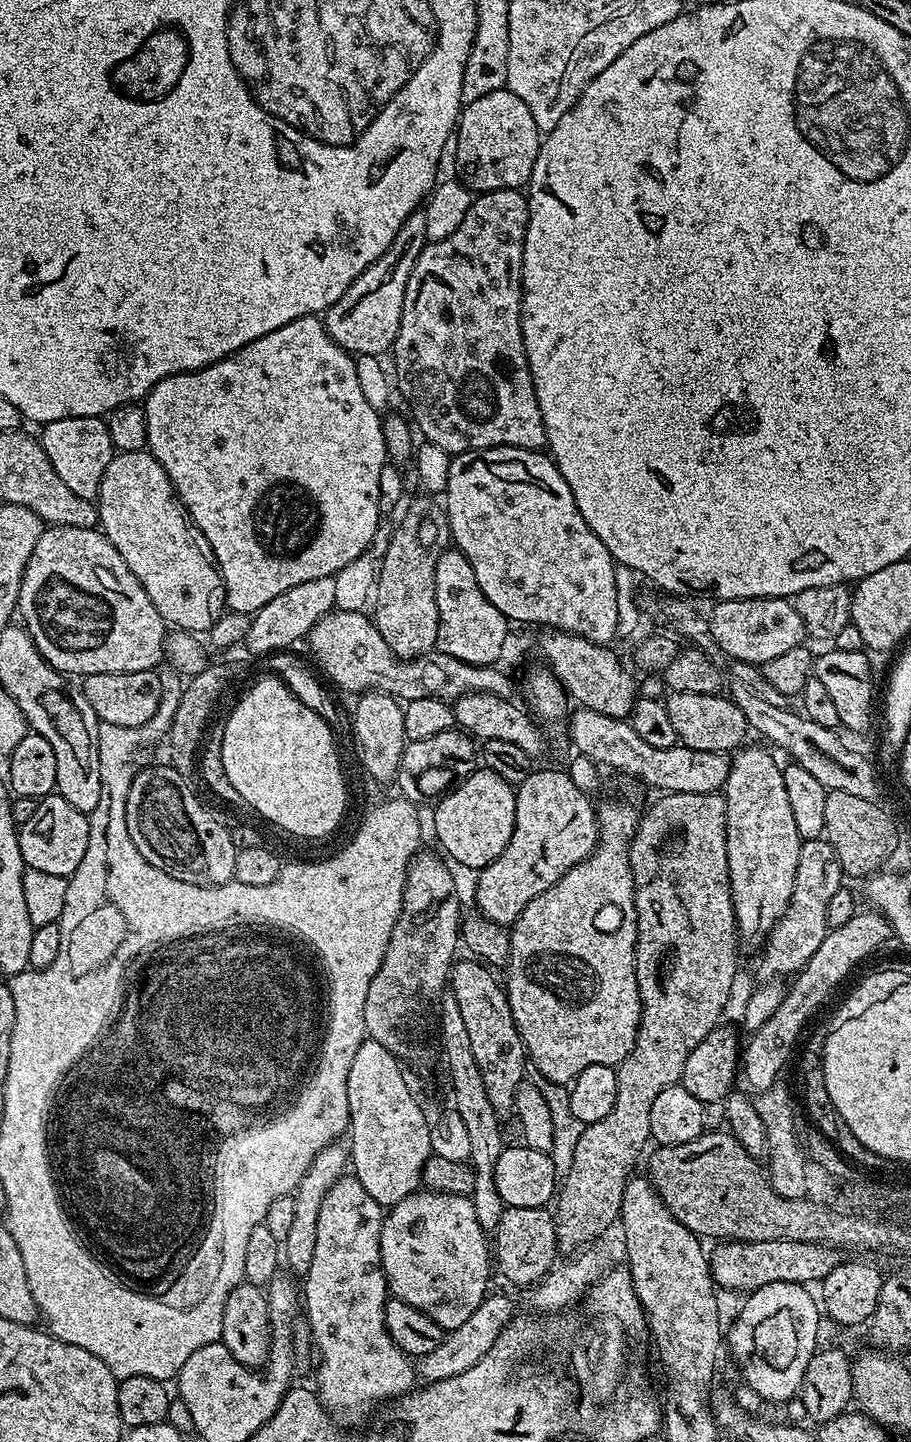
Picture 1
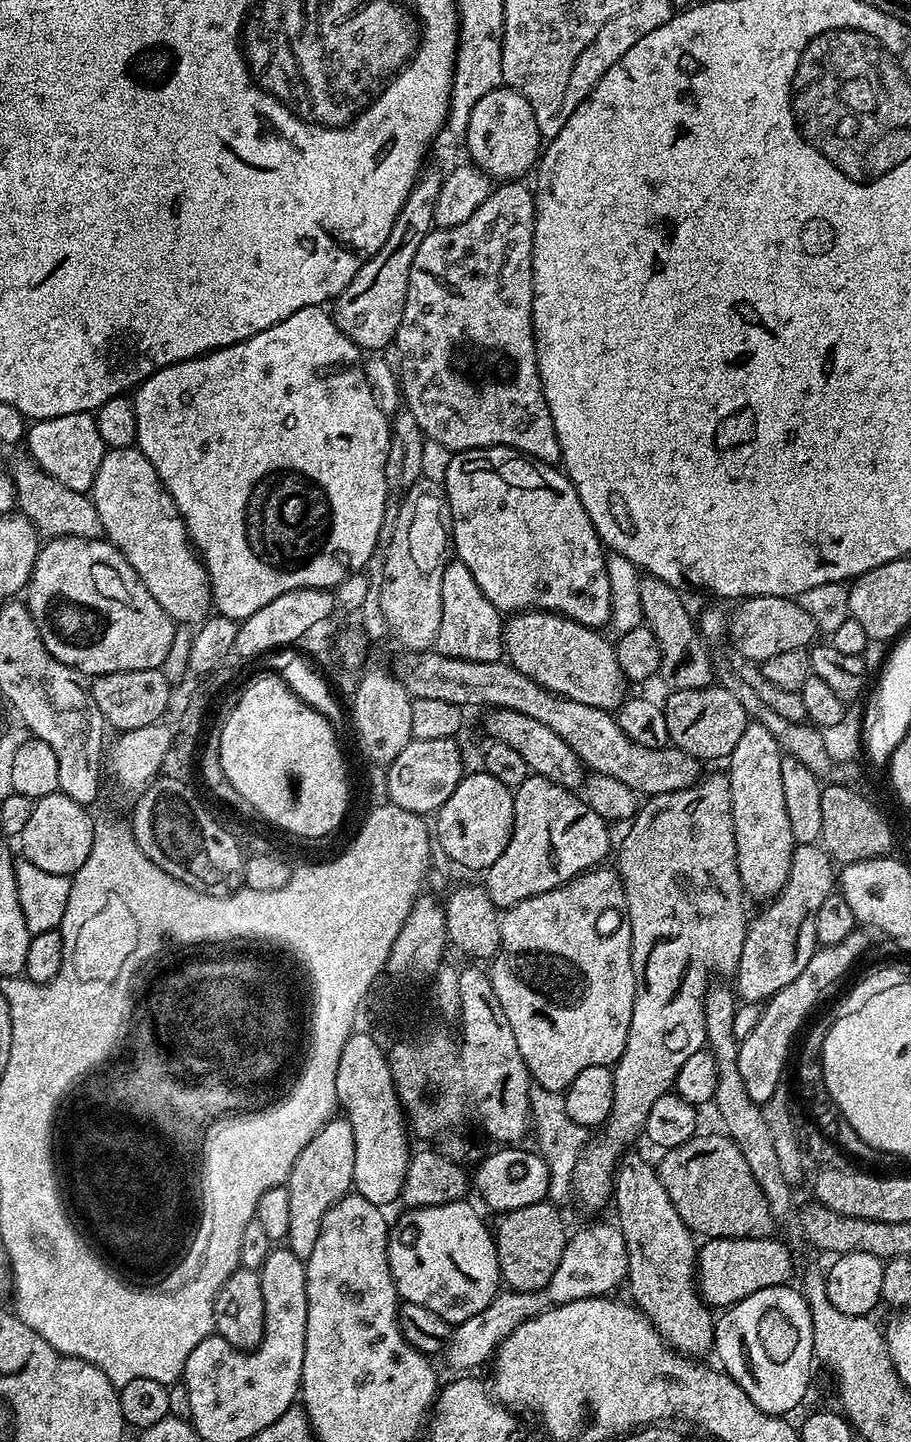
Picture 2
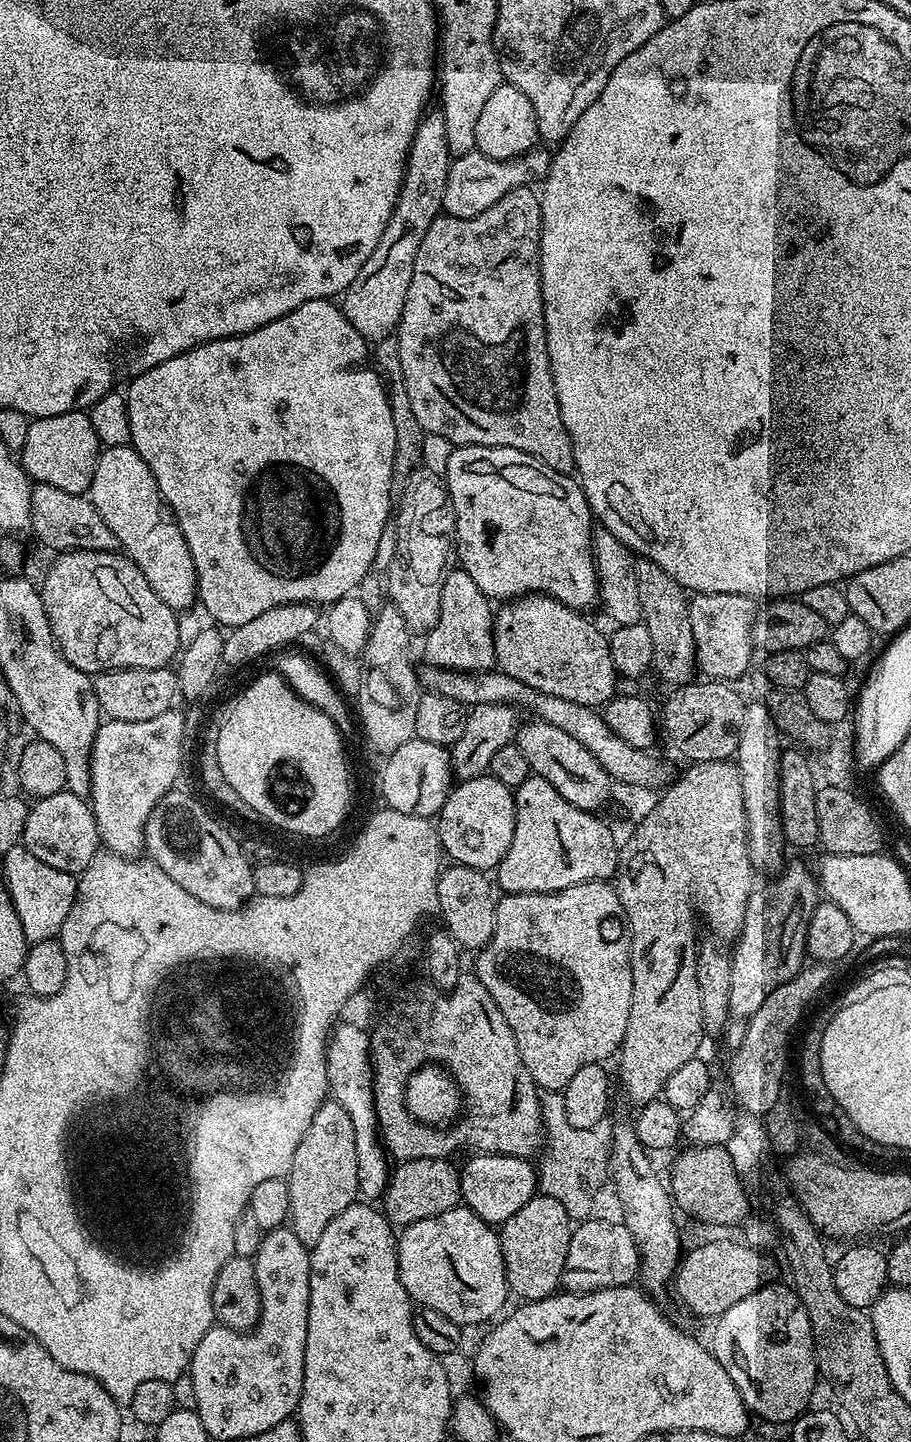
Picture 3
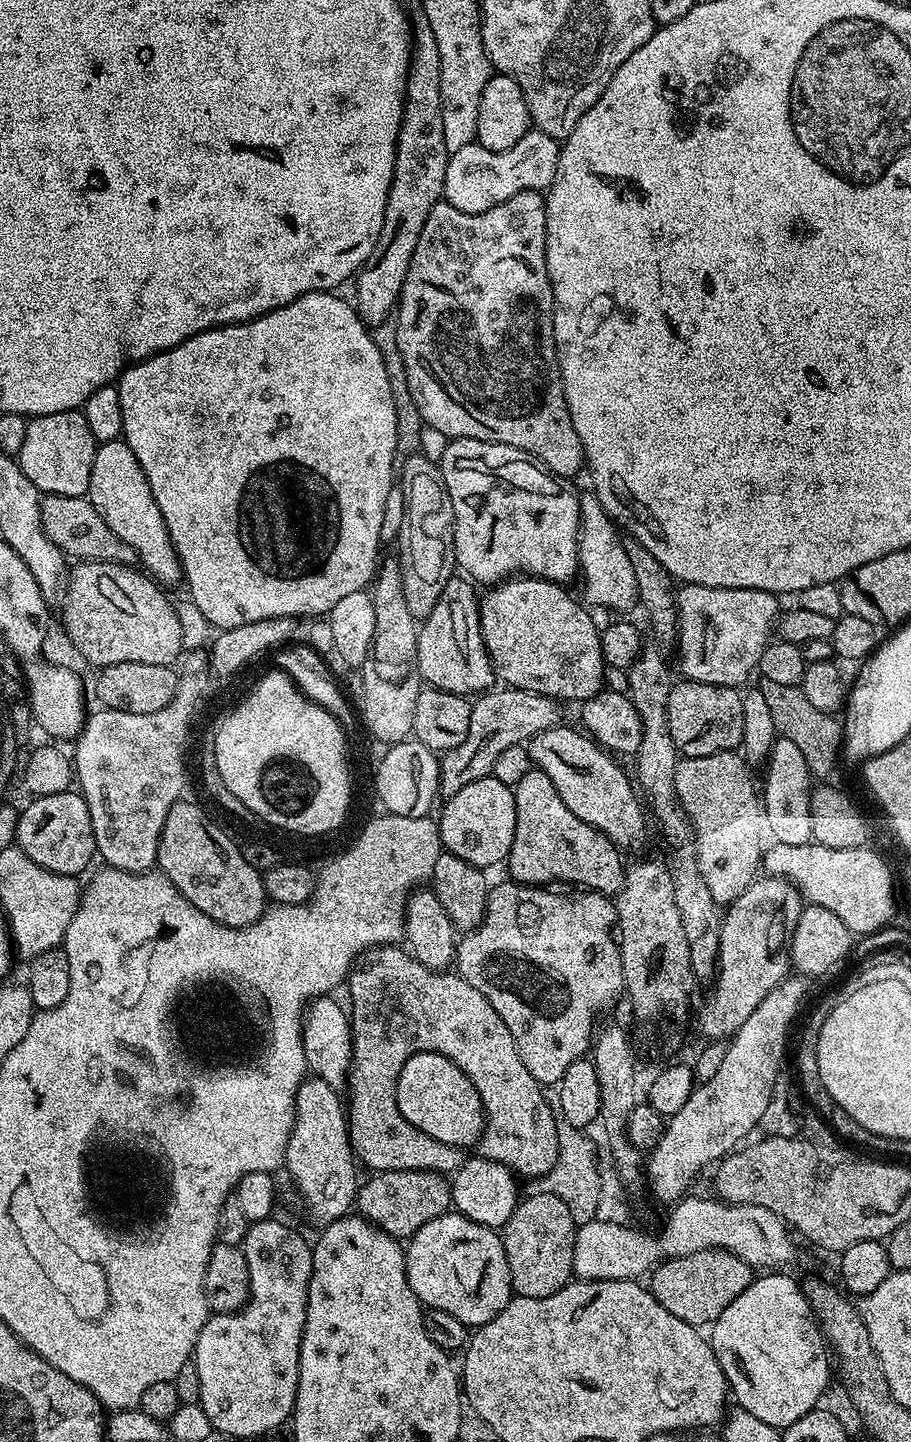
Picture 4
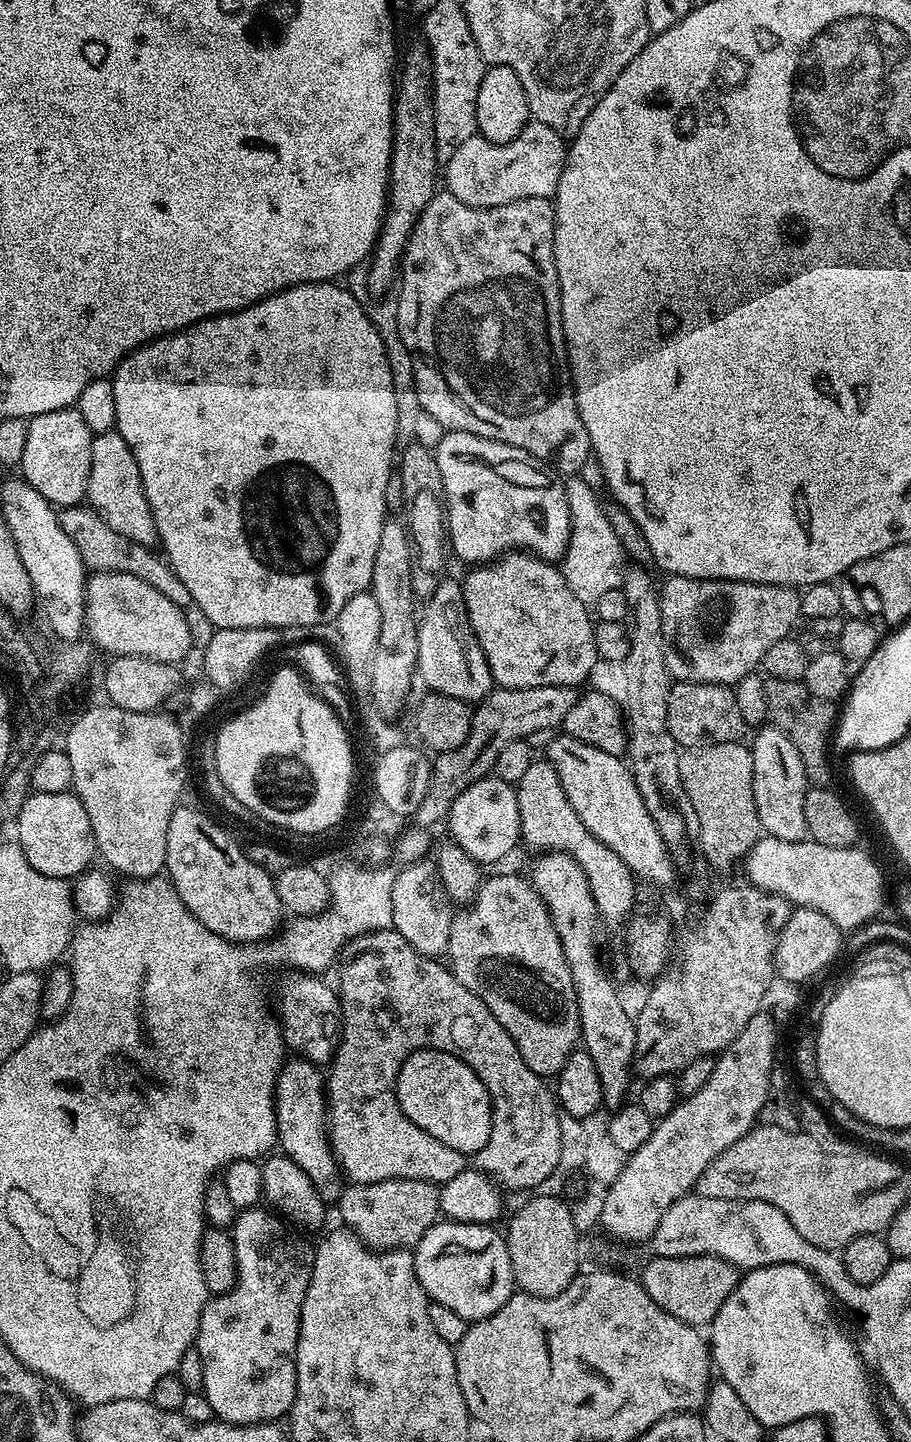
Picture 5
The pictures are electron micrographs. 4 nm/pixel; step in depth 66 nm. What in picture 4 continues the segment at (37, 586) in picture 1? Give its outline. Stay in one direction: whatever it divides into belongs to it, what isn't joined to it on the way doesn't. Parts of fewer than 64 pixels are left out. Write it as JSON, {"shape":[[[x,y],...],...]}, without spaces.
{"shape":[[[85,560],[75,565],[77,568],[67,573],[64,600],[64,632],[68,640],[80,651],[80,656],[88,664],[96,664],[97,669],[118,662],[150,662],[150,666],[175,665],[179,661],[182,646],[182,622],[178,622],[177,605],[168,601],[163,587],[139,567],[127,564],[107,564]]]}

